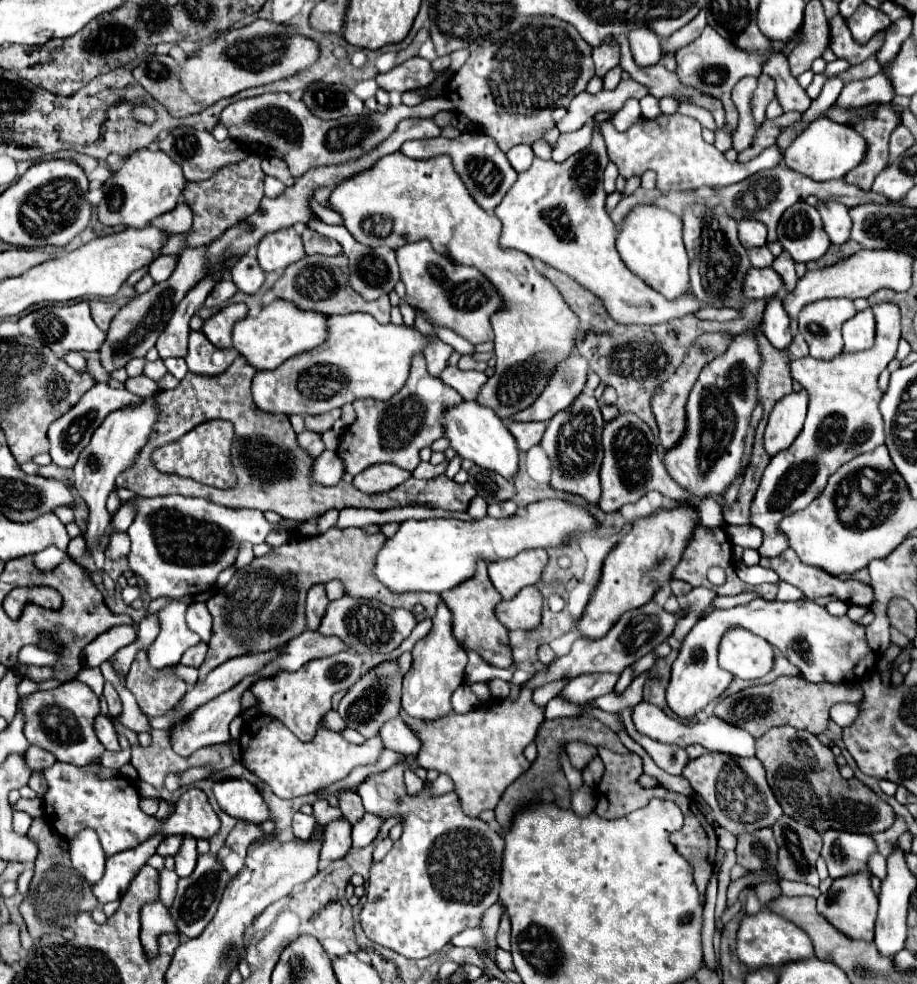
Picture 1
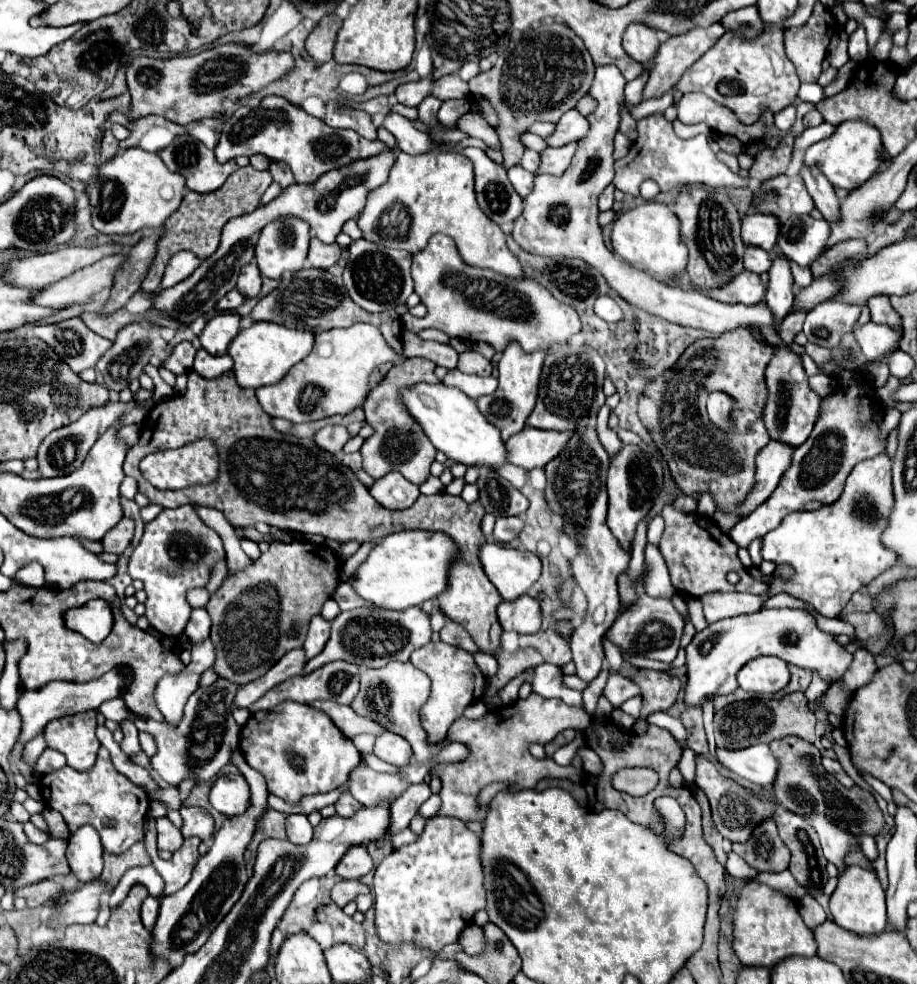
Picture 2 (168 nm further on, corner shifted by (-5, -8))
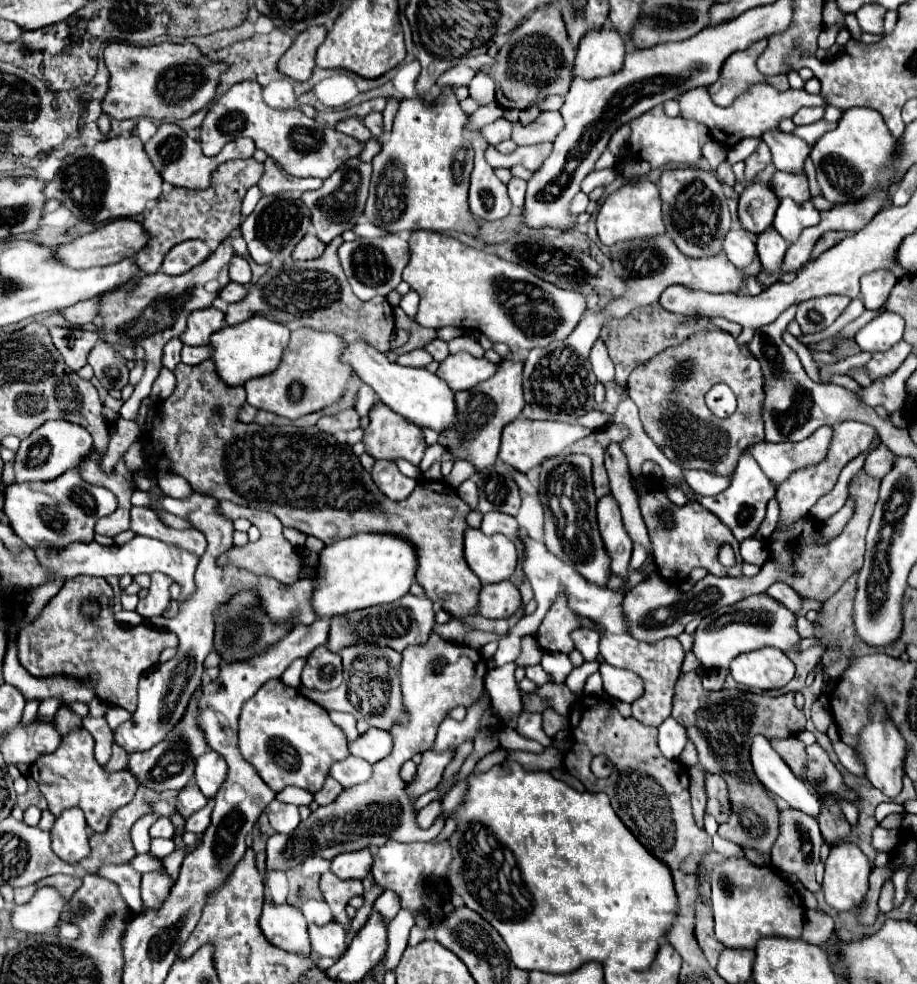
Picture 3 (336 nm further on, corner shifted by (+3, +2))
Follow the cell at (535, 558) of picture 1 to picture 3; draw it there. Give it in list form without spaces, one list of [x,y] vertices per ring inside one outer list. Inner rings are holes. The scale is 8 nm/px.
[[[481,529],[465,531],[465,559],[471,571],[489,583],[505,581],[517,565],[517,549],[505,535],[485,535]]]

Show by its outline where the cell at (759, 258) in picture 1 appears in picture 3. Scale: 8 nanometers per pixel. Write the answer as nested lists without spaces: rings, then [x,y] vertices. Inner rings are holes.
[[[731,229],[723,239],[723,251],[735,267],[743,269],[755,257],[755,241],[745,229]]]

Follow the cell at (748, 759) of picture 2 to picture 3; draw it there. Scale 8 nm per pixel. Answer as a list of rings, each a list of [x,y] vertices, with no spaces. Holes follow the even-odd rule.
[[[755,737],[751,747],[751,763],[755,775],[773,793],[785,799],[793,809],[799,809],[811,817],[817,817],[821,807],[817,795],[813,795],[801,779],[797,779],[787,763],[771,749],[765,737]]]

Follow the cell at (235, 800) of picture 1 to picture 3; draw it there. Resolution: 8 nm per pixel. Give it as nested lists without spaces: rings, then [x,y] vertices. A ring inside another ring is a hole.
[[[207,751],[195,759],[195,781],[205,797],[213,797],[219,791],[219,785],[227,777],[227,763],[219,753]]]

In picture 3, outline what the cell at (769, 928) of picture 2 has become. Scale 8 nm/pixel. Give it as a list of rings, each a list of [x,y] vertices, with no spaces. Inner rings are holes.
[[[729,857],[729,859],[723,859],[723,861],[717,861],[713,863],[711,867],[711,909],[713,909],[713,921],[715,921],[715,937],[729,949],[755,949],[755,943],[761,939],[761,937],[789,937],[789,939],[799,939],[801,937],[801,931],[803,931],[803,913],[805,913],[805,905],[801,901],[801,895],[797,893],[797,889],[781,875],[775,873],[777,869],[773,867],[757,867],[753,865],[751,861],[747,861],[745,857]]]

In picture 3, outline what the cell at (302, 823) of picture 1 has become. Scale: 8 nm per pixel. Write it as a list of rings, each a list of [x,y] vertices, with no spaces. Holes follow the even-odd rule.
[[[271,801],[265,809],[269,823],[275,831],[279,833],[291,833],[299,825],[299,811],[295,805],[281,803],[281,801]]]

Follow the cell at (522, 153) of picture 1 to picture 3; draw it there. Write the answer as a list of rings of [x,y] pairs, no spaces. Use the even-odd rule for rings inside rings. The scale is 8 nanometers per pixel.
[[[513,177],[511,179],[511,183],[507,185],[509,187],[509,197],[511,197],[511,203],[513,203],[513,207],[517,207],[517,209],[523,209],[523,205],[525,205],[525,181],[521,181],[521,179],[517,179],[517,177]]]

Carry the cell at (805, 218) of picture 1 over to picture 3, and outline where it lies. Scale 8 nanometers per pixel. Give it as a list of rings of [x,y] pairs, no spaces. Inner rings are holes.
[[[781,199],[773,227],[781,233],[781,237],[785,241],[793,243],[793,241],[797,241],[797,237],[803,229],[813,227],[817,223],[819,223],[819,211],[815,209],[813,201],[795,203],[793,199]]]

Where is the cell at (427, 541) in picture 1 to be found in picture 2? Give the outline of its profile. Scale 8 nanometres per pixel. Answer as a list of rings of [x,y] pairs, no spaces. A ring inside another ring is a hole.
[[[397,531],[379,541],[369,557],[359,565],[353,589],[379,607],[403,611],[441,595],[449,585],[449,567],[459,559],[459,555],[459,545],[441,531]]]

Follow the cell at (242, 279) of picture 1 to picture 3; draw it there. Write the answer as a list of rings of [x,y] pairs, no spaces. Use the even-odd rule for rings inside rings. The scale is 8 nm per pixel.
[[[235,255],[235,257],[231,259],[231,263],[229,263],[229,277],[231,277],[231,281],[235,281],[235,283],[249,285],[249,281],[251,281],[251,267],[249,267],[249,263],[247,263],[243,257]]]

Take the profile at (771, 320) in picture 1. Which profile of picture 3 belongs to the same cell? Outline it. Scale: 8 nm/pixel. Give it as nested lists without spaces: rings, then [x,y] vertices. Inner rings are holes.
[[[773,227],[765,229],[763,233],[757,235],[757,253],[761,257],[761,269],[767,273],[775,273],[779,271],[779,265],[783,263],[785,251],[787,251],[787,241],[783,241],[783,237],[779,237],[779,233],[775,233]]]

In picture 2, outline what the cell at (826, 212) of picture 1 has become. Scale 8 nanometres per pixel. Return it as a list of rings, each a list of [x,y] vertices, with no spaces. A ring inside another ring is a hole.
[[[801,167],[801,177],[807,185],[809,195],[815,201],[815,207],[821,211],[823,219],[827,223],[839,223],[841,221],[841,201],[835,195],[833,185],[825,179],[825,175],[817,167]]]

